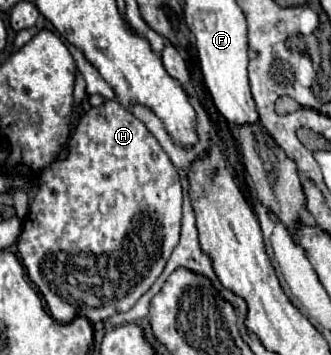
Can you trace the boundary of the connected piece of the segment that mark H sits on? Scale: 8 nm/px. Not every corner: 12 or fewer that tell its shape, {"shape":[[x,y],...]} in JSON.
{"shape":[[119,102],[37,178],[17,250],[55,320],[127,312],[179,174]]}

